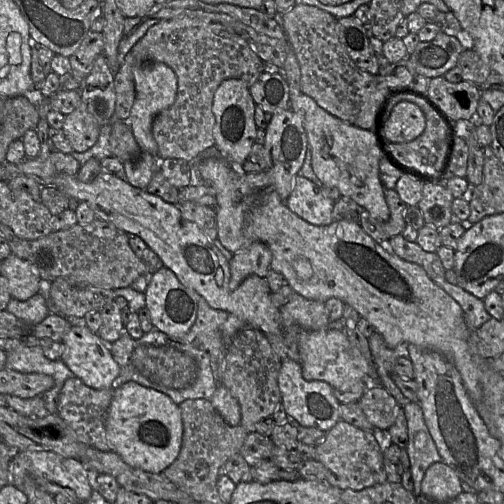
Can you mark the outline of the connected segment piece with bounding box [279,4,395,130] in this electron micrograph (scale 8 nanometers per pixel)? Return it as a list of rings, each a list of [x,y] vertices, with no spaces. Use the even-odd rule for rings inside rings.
[[[295,4],[287,12],[280,14],[279,20],[300,65],[302,93],[312,97],[331,115],[362,129],[376,130],[385,101],[395,88],[387,87],[377,75],[362,70],[350,58],[337,35],[337,18],[316,6]]]

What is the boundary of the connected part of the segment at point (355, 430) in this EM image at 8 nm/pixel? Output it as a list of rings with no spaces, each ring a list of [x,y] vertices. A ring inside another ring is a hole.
[[[339,420],[316,446],[315,459],[321,462],[326,470],[326,482],[340,490],[363,490],[388,481],[384,468],[384,450],[387,437],[379,442],[372,432],[362,430],[352,424]]]

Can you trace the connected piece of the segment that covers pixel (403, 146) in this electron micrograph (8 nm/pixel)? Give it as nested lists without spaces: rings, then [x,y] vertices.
[[[415,96],[426,118],[423,133],[410,142],[392,143],[392,154],[404,165],[425,175],[441,175],[448,158],[451,130],[438,112],[423,99]]]

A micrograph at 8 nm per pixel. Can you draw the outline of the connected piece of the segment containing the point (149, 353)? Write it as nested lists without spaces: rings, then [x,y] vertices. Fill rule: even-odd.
[[[200,296],[196,320],[189,332],[184,335],[168,336],[154,328],[154,330],[144,333],[141,338],[134,339],[124,331],[119,339],[112,343],[106,343],[113,359],[120,367],[120,374],[115,379],[114,385],[120,385],[129,381],[135,382],[166,394],[177,405],[187,399],[210,400],[216,389],[221,385],[223,360],[227,351],[227,344],[222,336],[222,326],[228,319],[229,314],[225,310],[212,308]]]

